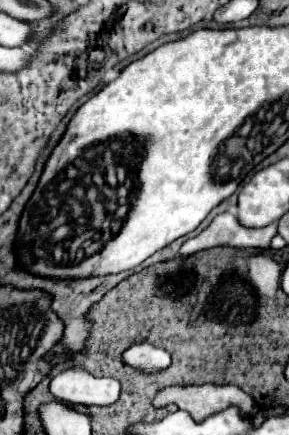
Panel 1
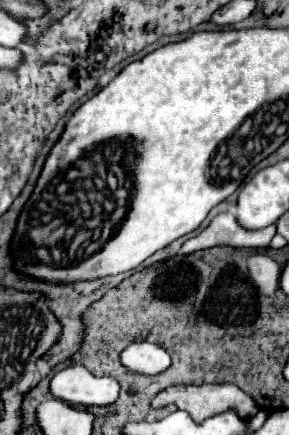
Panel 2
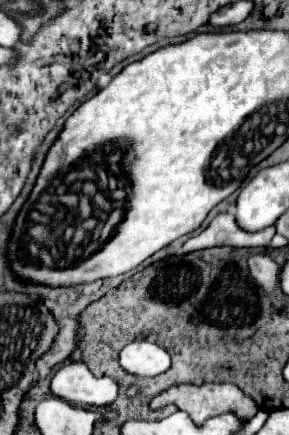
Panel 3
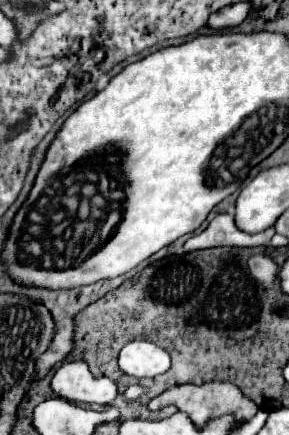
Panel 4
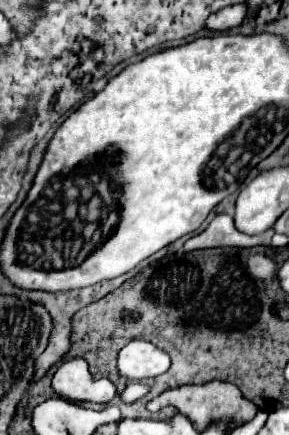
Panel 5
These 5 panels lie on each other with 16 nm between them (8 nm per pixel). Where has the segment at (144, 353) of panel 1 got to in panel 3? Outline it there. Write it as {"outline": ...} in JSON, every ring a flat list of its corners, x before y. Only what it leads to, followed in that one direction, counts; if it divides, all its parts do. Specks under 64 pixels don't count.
{"outline":[[134,340,120,352,120,366,132,376,156,376,168,370,168,352,146,340]]}

